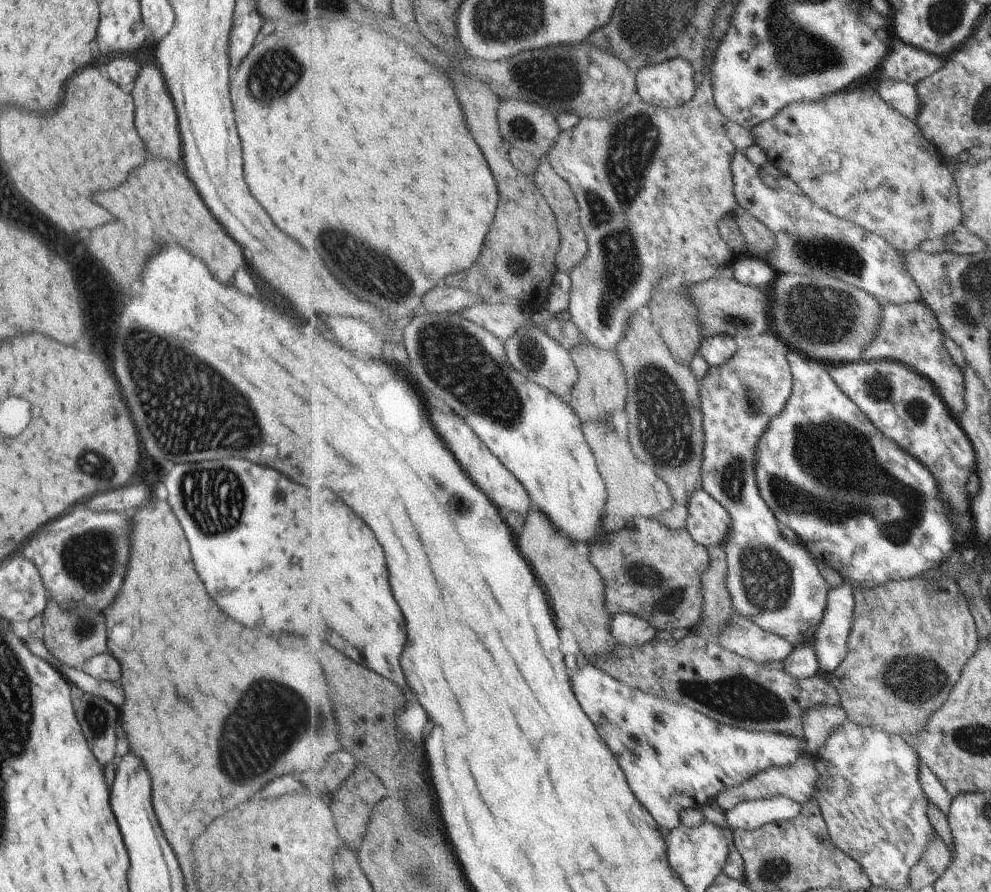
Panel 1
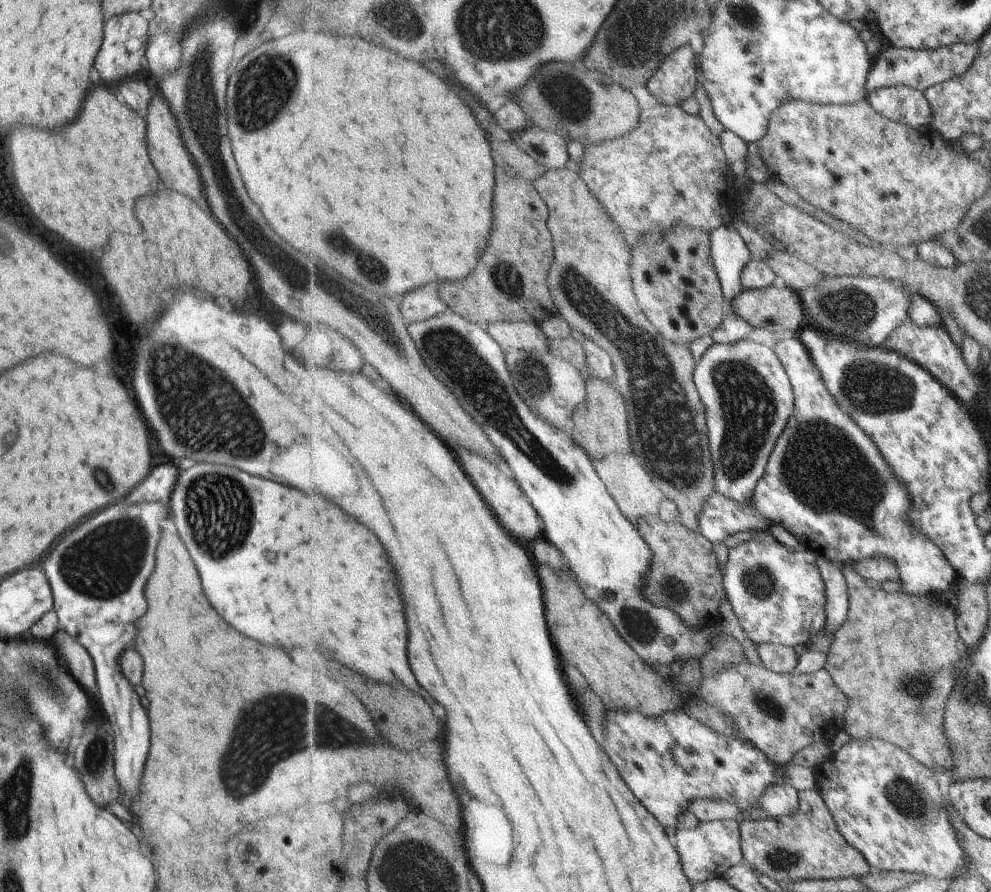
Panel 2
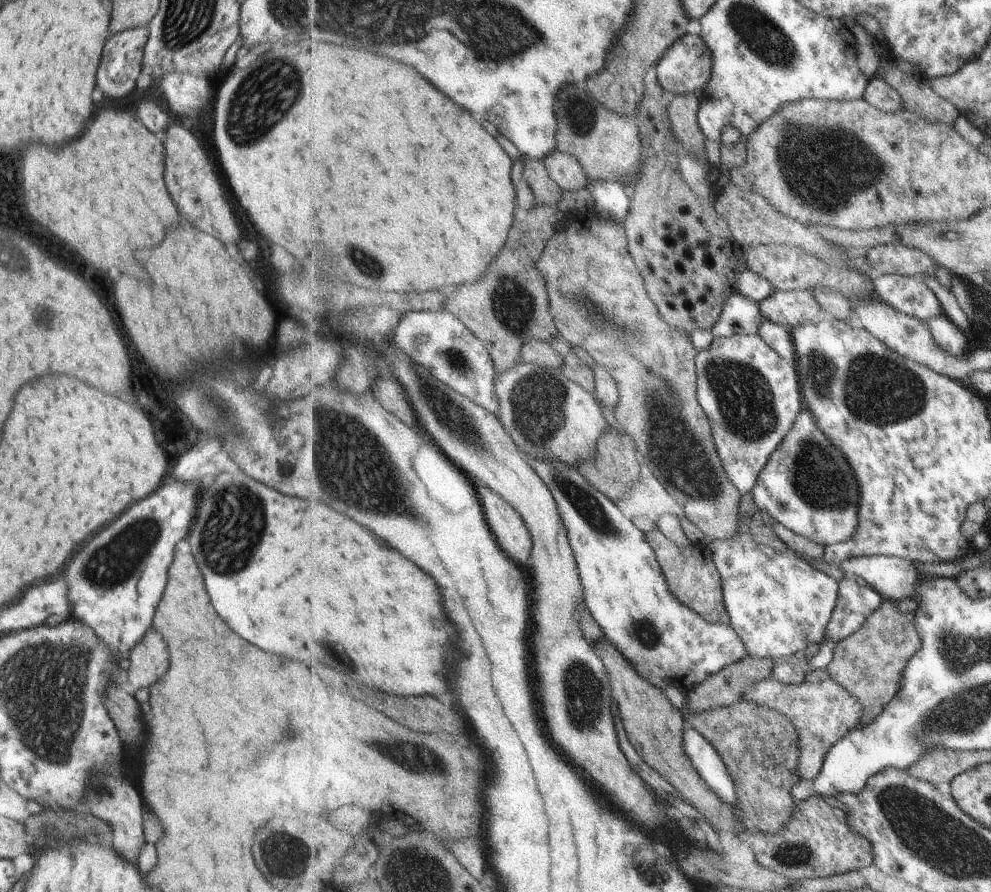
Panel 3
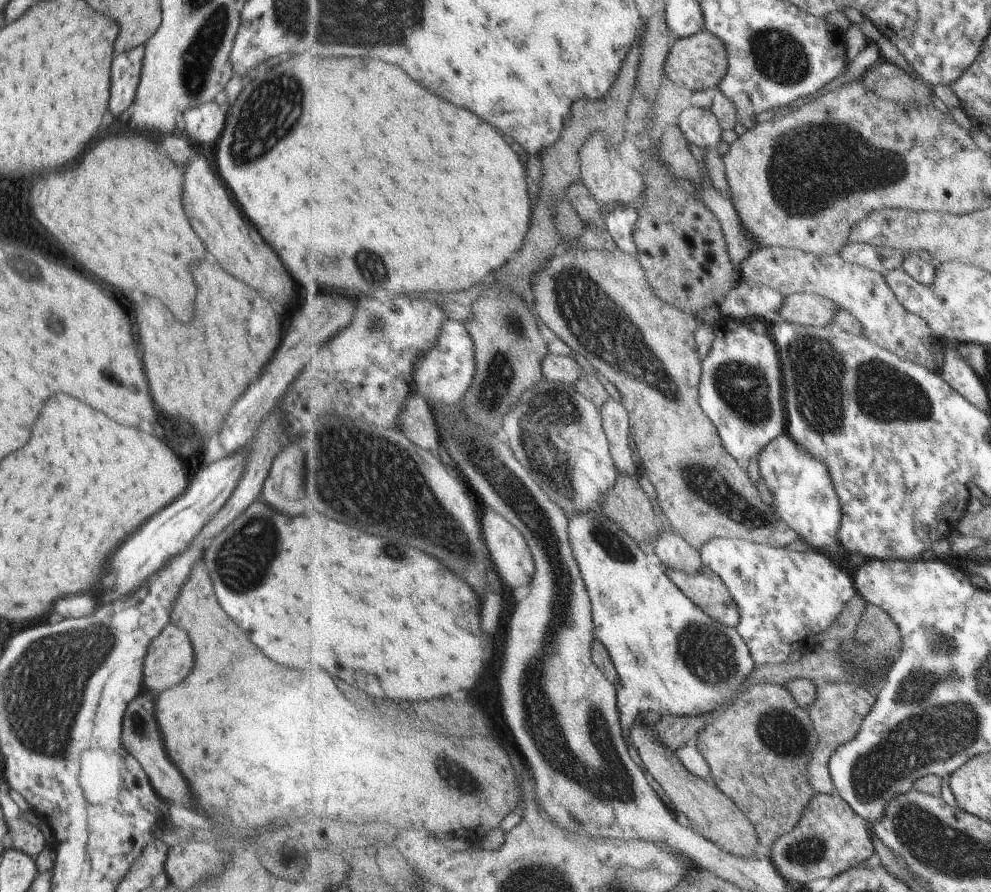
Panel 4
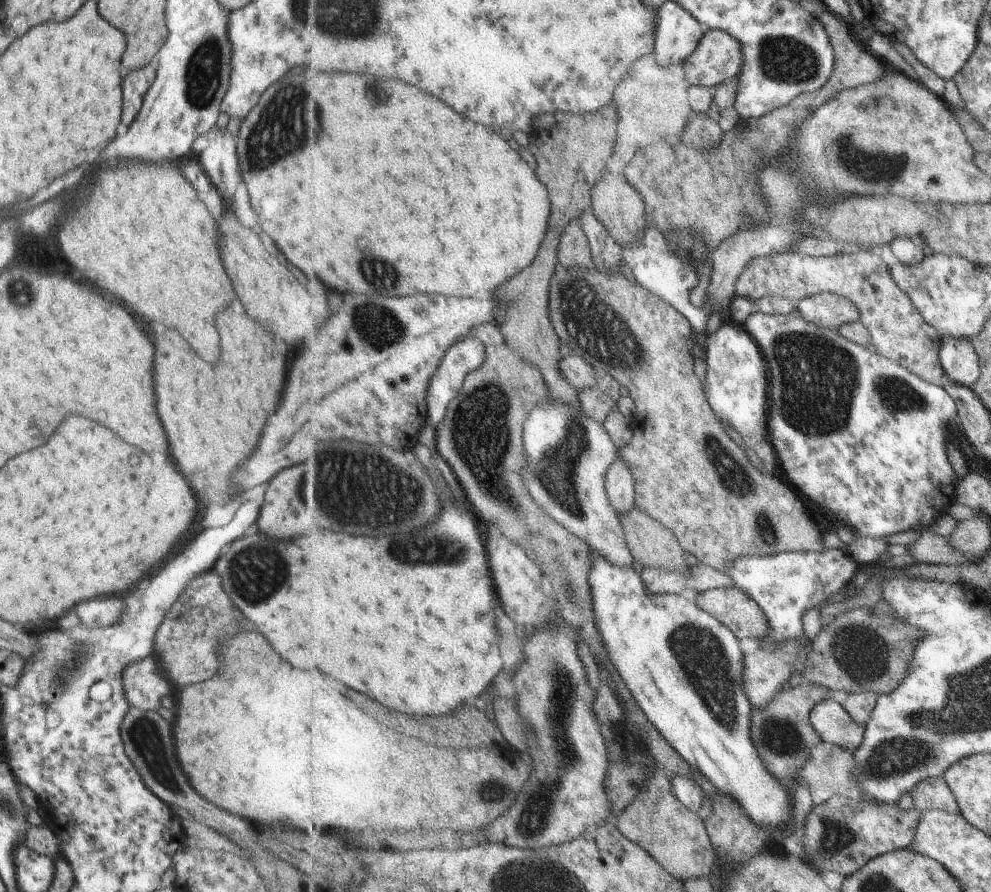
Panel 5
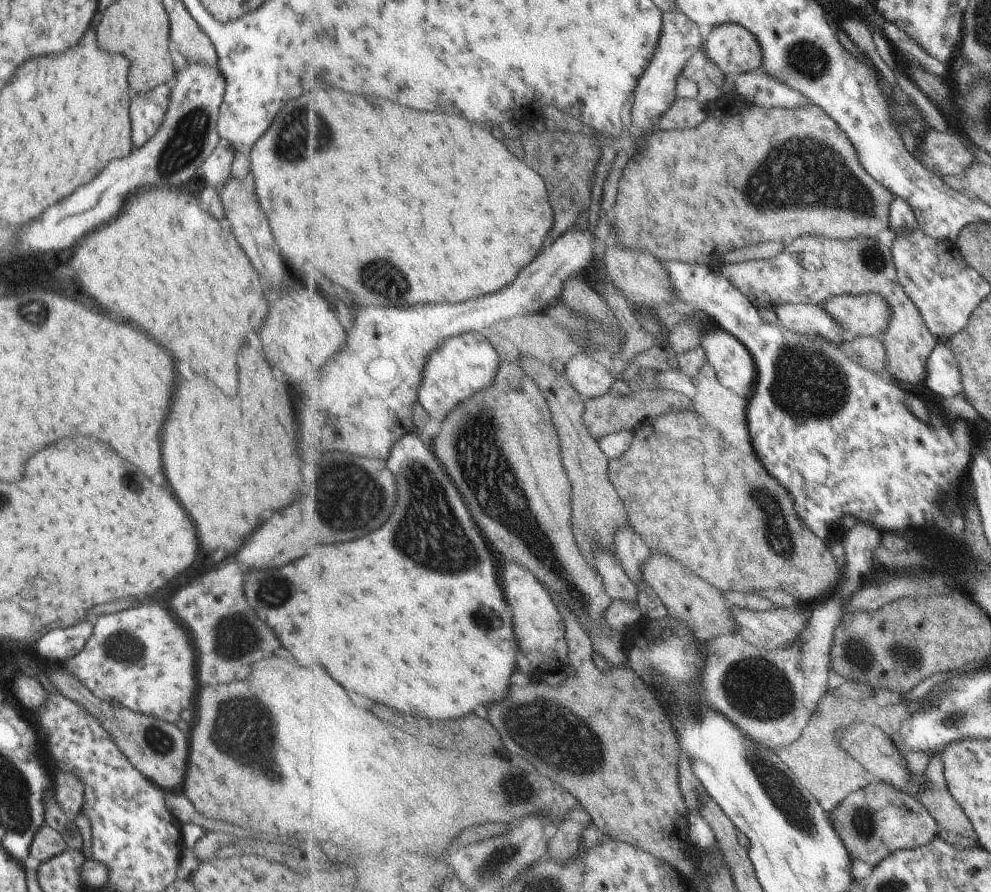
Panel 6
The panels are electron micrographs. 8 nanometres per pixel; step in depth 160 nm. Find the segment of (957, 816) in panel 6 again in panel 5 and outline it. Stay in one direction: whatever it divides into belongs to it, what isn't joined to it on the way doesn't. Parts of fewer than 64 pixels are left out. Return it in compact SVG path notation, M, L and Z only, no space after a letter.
M944 776L919 783L913 789L912 799L913 806L920 811L941 809L947 812L961 813L959 803Z

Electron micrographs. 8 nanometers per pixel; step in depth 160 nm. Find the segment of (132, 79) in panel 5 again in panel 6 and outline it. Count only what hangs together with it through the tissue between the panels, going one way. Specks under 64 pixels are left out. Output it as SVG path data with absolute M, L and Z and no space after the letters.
M167 84L159 85L145 94L131 96L128 108L130 118L130 139L132 146L138 149L150 139L162 123L170 90Z

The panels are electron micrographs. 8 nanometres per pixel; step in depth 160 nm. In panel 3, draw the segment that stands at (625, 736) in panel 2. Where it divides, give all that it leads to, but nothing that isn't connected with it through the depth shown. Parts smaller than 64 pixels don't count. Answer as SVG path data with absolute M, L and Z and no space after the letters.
M688 725L684 732L684 747L696 771L707 781L712 791L715 791L721 800L737 808L737 782L730 775L729 766L717 748L699 730Z

